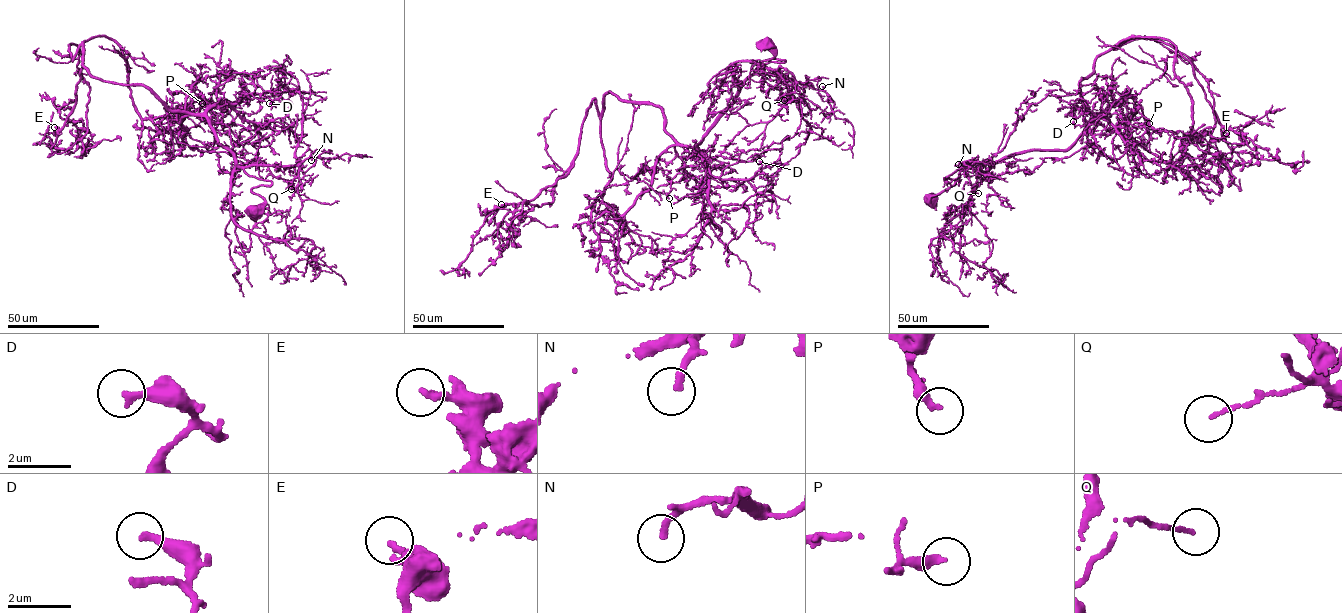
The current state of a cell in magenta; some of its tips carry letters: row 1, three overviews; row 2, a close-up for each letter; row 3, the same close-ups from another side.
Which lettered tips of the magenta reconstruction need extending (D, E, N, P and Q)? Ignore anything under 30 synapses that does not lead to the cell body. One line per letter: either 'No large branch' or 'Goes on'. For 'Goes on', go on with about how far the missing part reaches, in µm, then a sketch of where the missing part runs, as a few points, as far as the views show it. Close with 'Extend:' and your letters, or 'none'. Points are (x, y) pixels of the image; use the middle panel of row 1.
D: No large branch
E: No large branch
N: Goes on. Missing length about 10 µm
P: No large branch
Q: No large branch
Extend: N

